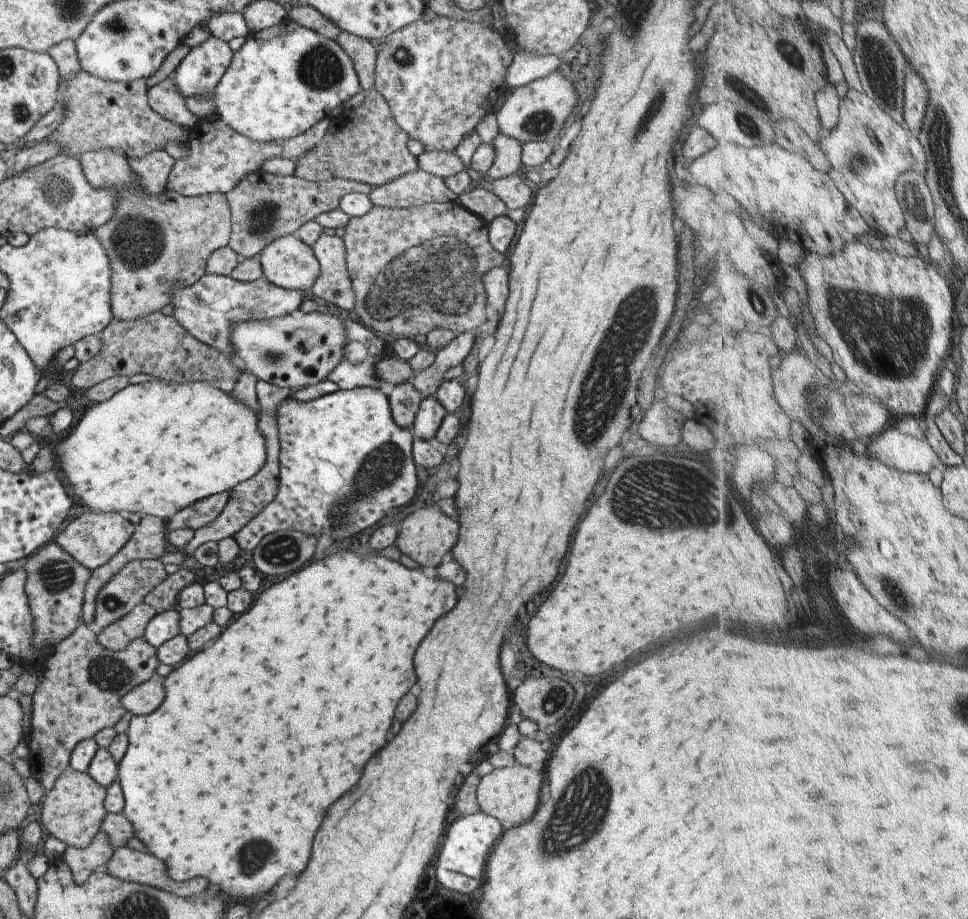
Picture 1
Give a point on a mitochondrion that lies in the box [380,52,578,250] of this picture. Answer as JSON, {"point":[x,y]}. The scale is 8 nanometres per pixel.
{"point":[541,122]}

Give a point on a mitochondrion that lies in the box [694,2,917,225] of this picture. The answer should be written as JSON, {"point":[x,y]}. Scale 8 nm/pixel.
{"point":[877,62]}

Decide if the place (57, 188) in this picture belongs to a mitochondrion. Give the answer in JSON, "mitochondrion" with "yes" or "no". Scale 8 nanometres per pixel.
{"mitochondrion":"yes"}

